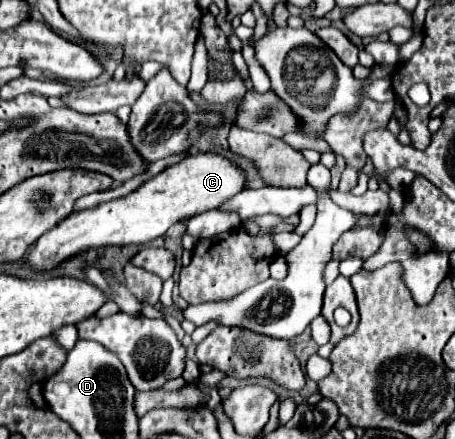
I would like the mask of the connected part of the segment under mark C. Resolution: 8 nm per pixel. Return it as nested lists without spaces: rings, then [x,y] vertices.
[[[217,154],[187,156],[183,162],[169,166],[123,198],[69,214],[63,222],[37,240],[37,244],[25,256],[25,264],[37,272],[49,272],[61,262],[91,248],[149,244],[151,240],[163,236],[179,220],[215,210],[241,190],[245,190],[243,174],[227,158]]]

